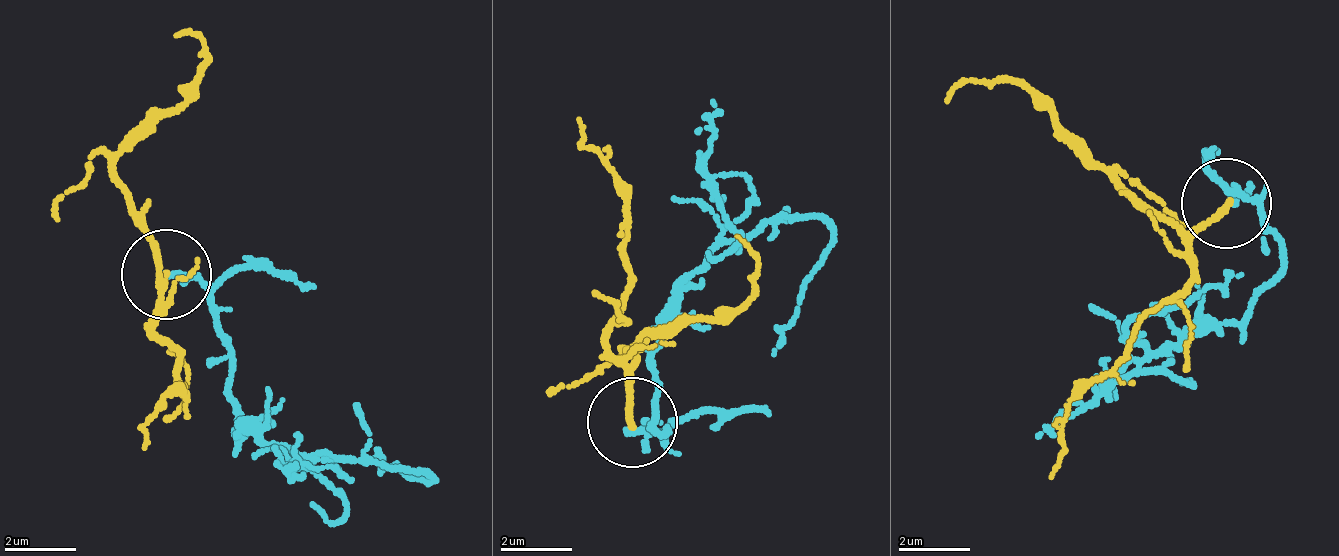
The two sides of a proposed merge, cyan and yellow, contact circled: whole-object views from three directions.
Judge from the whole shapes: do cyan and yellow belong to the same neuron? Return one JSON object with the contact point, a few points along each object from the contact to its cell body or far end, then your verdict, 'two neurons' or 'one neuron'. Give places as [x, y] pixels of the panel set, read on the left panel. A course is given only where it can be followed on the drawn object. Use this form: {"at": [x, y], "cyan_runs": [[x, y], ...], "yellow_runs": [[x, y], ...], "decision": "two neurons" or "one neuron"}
{"at": [166, 274], "cyan_runs": [[168, 272], [210, 297], [236, 413], [266, 432], [306, 449], [401, 467], [437, 482], [382, 459], [371, 448]], "yellow_runs": [[168, 272], [157, 274], [146, 213], [113, 172], [204, 59], [204, 40], [171, 38]], "decision": "two neurons"}

